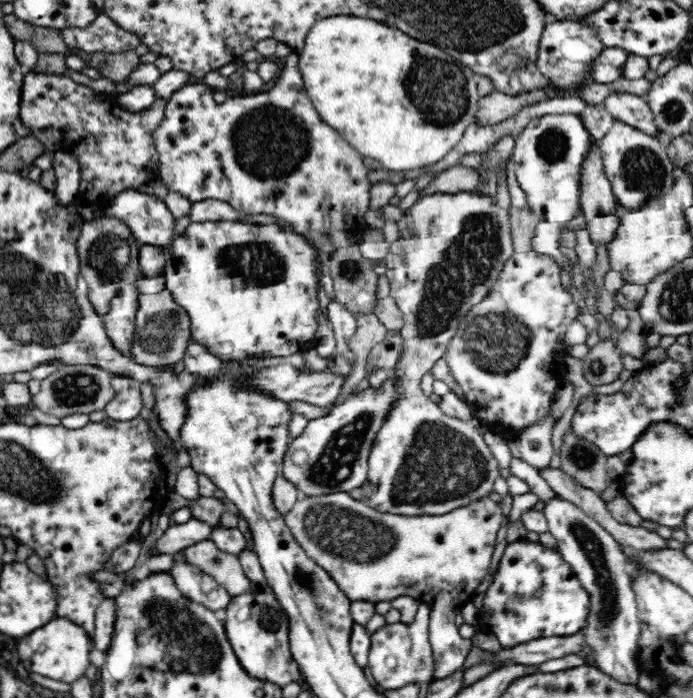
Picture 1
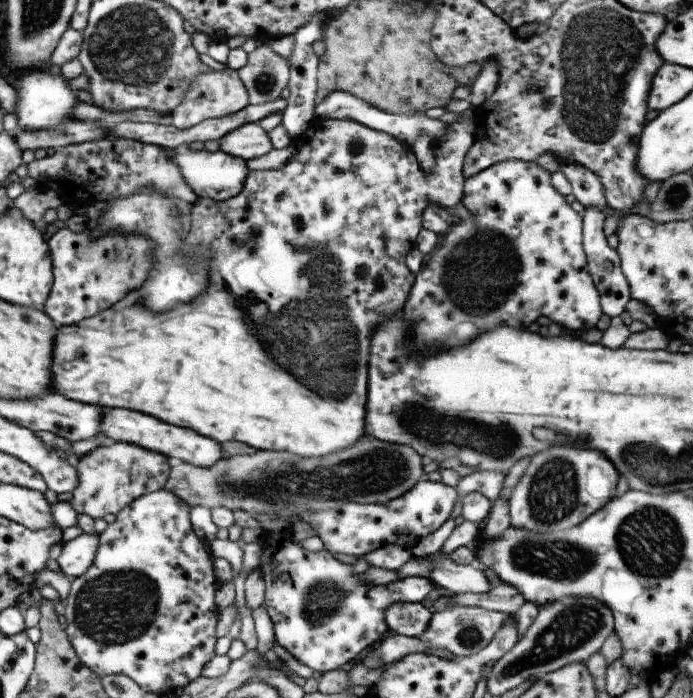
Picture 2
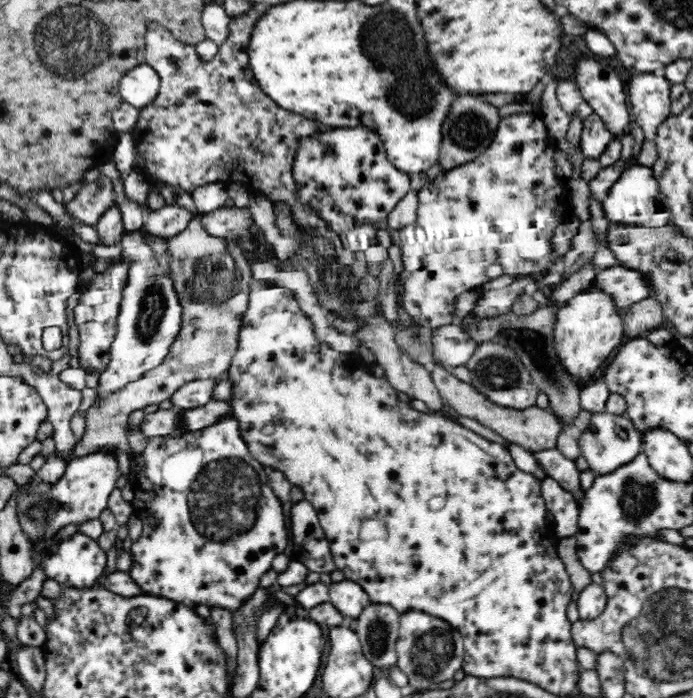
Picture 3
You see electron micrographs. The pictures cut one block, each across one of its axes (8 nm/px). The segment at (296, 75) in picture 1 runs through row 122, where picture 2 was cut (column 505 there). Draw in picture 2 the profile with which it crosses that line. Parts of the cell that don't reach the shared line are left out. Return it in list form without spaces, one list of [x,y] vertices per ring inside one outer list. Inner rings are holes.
[[[514,159],[498,161],[496,164],[464,180],[460,204],[467,209],[467,212],[469,212],[472,218],[461,220],[459,224],[451,225],[449,231],[445,232],[445,235],[439,236],[439,244],[435,246],[433,254],[426,258],[424,266],[414,275],[413,286],[411,286],[409,296],[407,296],[407,300],[405,300],[403,308],[401,308],[405,320],[409,320],[413,324],[413,328],[409,328],[411,340],[407,344],[417,344],[417,352],[429,354],[429,352],[433,352],[433,348],[437,348],[437,344],[443,346],[443,348],[449,348],[449,340],[451,338],[453,340],[459,340],[461,344],[467,344],[463,340],[465,334],[459,336],[459,332],[463,330],[463,328],[459,328],[459,324],[473,324],[471,328],[475,330],[475,334],[471,334],[471,336],[475,338],[481,332],[487,332],[489,328],[497,328],[499,324],[501,326],[511,326],[515,330],[525,330],[527,326],[536,322],[539,316],[548,318],[551,322],[563,328],[565,332],[571,330],[574,333],[579,332],[579,330],[596,327],[599,316],[602,314],[600,297],[595,286],[593,286],[591,278],[589,278],[589,274],[587,274],[587,270],[585,270],[585,254],[582,248],[582,218],[579,217],[577,212],[571,210],[571,206],[565,202],[564,196],[553,188],[550,182],[550,173],[547,170],[540,168],[536,162],[532,161]],[[451,326],[453,328],[459,328],[459,330],[455,330],[455,336],[449,334],[451,332]],[[421,344],[425,344],[425,348],[421,348]]]

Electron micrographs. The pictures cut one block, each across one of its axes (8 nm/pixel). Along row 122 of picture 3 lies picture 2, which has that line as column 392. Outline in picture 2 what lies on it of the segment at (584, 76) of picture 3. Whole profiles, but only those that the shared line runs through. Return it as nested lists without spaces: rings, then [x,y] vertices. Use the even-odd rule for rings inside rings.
[[[393,602],[383,612],[387,631],[412,638],[425,632],[430,617],[429,610],[420,603]]]

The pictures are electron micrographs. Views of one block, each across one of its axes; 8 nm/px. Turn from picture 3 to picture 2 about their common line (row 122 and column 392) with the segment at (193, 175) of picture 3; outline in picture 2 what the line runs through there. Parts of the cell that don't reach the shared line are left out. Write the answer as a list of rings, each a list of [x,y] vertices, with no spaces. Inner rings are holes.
[[[470,105],[467,110],[463,110],[463,112],[459,113],[459,120],[457,122],[451,122],[451,124],[446,126],[446,135],[444,137],[438,137],[433,140],[431,150],[434,157],[434,166],[431,168],[430,173],[425,173],[418,166],[411,146],[400,143],[395,138],[389,136],[389,134],[366,128],[356,121],[347,118],[313,118],[308,124],[308,128],[292,142],[295,145],[297,153],[281,170],[249,171],[245,178],[243,188],[241,188],[241,191],[234,198],[224,202],[214,202],[210,199],[198,198],[197,202],[189,208],[185,220],[191,222],[191,230],[189,230],[189,234],[187,234],[187,238],[185,238],[183,254],[193,254],[193,248],[197,248],[197,244],[201,244],[201,248],[207,250],[207,256],[209,256],[209,258],[213,256],[211,260],[207,260],[207,290],[201,292],[199,296],[195,296],[195,298],[193,298],[191,302],[187,302],[187,304],[177,304],[177,306],[173,306],[173,310],[169,310],[169,312],[165,310],[165,312],[155,312],[155,314],[153,314],[153,312],[149,312],[145,306],[137,308],[129,301],[125,302],[126,299],[124,299],[122,303],[111,306],[103,310],[103,312],[91,316],[91,318],[81,320],[80,323],[59,327],[55,335],[55,340],[53,340],[51,393],[61,394],[61,396],[65,396],[65,398],[69,398],[69,400],[77,400],[77,402],[96,405],[100,408],[111,409],[118,407],[129,411],[141,412],[142,414],[153,416],[153,418],[157,418],[157,420],[161,420],[163,423],[189,428],[193,430],[194,433],[207,436],[217,443],[231,441],[231,438],[237,441],[241,440],[243,444],[253,446],[255,451],[264,451],[263,448],[265,448],[267,452],[269,452],[269,450],[289,450],[289,452],[293,452],[293,454],[297,454],[297,456],[325,456],[325,452],[331,454],[331,452],[335,452],[335,450],[341,450],[341,448],[351,446],[355,440],[359,442],[359,440],[365,436],[365,422],[363,422],[363,420],[365,420],[365,402],[367,400],[366,369],[368,364],[367,360],[369,359],[369,336],[371,336],[373,328],[375,328],[377,324],[381,324],[381,320],[385,320],[385,316],[393,316],[393,314],[403,306],[405,296],[407,296],[407,292],[409,292],[409,288],[411,288],[411,284],[413,284],[414,275],[406,268],[404,259],[407,252],[416,247],[417,234],[422,230],[421,218],[425,206],[428,203],[437,202],[438,204],[444,203],[448,209],[451,209],[461,201],[462,185],[465,180],[462,176],[462,163],[467,150],[473,145],[474,133],[476,132],[476,122],[474,121],[475,111],[474,106]]]

